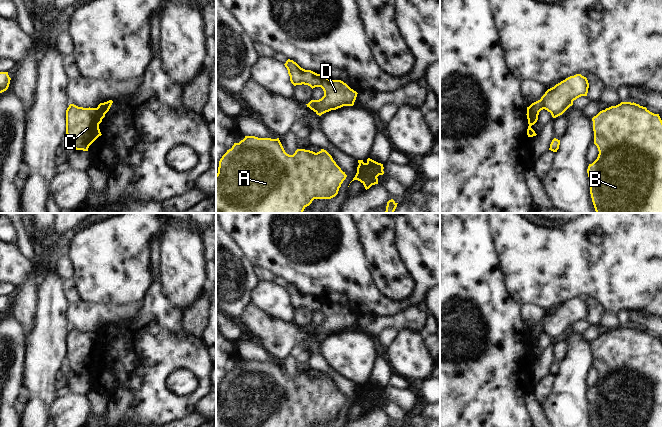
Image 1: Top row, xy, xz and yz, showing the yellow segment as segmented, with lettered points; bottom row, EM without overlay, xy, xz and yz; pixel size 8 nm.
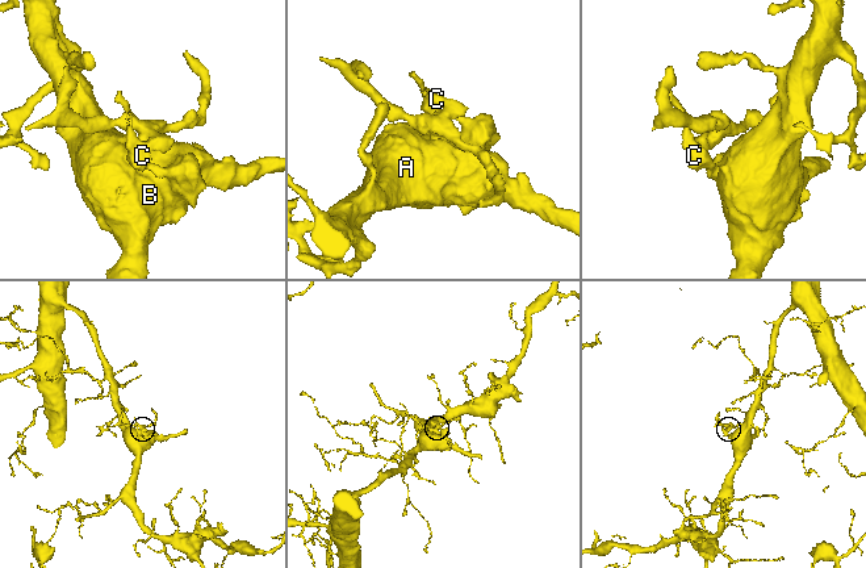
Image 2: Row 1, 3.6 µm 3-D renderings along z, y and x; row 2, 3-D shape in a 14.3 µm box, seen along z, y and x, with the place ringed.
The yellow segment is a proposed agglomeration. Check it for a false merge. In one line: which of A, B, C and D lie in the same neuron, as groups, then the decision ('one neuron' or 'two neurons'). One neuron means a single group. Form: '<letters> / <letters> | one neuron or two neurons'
A B C / D | two neurons

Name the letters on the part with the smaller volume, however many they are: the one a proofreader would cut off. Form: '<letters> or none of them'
D

